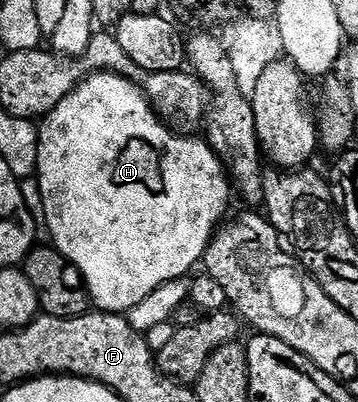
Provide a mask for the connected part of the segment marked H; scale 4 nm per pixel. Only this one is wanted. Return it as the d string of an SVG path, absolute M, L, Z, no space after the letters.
M97 72L89 74L79 86L73 88L64 99L55 106L43 119L39 127L38 164L35 177L40 184L42 196L42 219L48 225L51 245L80 273L83 285L86 287L91 305L97 311L109 314L124 314L135 306L140 306L159 286L180 278L183 274L191 275L195 266L201 265L204 253L212 242L214 231L225 221L224 213L228 210L228 190L230 194L230 179L211 146L203 137L185 136L173 132L161 122L155 110L149 106L147 98L139 87L133 85L128 78L120 74L105 74Z

